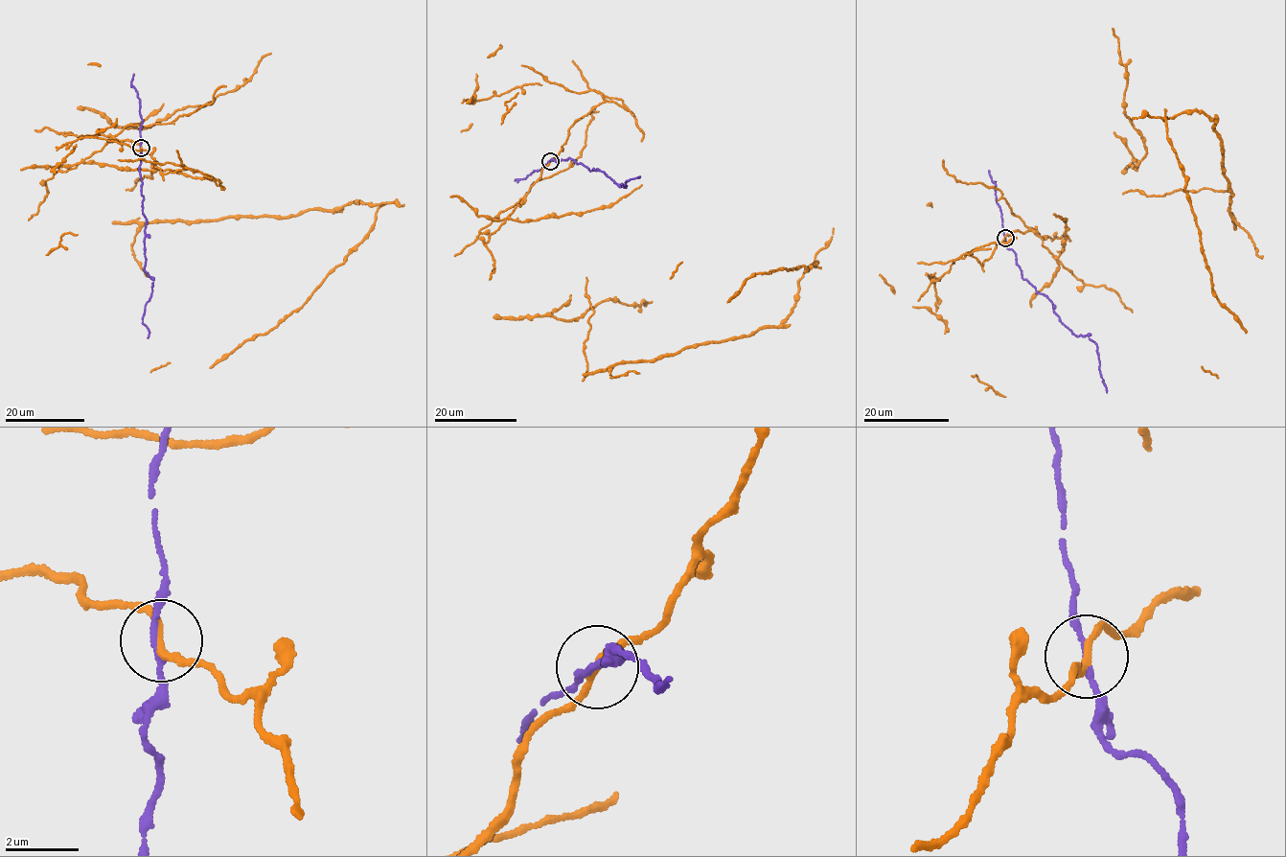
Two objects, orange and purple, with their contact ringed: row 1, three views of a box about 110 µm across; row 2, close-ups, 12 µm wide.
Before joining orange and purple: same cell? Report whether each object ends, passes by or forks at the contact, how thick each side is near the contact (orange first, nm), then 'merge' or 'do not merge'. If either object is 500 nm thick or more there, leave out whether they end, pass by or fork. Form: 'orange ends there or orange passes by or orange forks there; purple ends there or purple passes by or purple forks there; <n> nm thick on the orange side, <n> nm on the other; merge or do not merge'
orange passes by; purple passes by; 170 nm thick on the orange side, 150 nm on the other; do not merge

